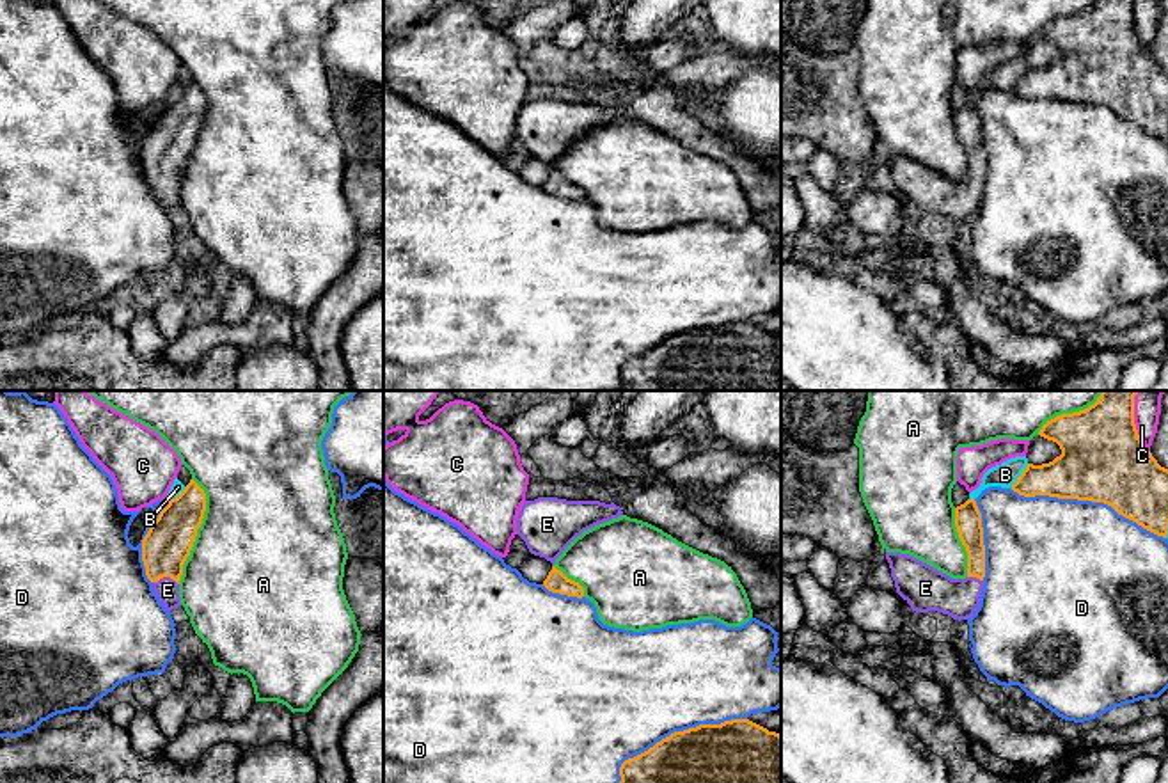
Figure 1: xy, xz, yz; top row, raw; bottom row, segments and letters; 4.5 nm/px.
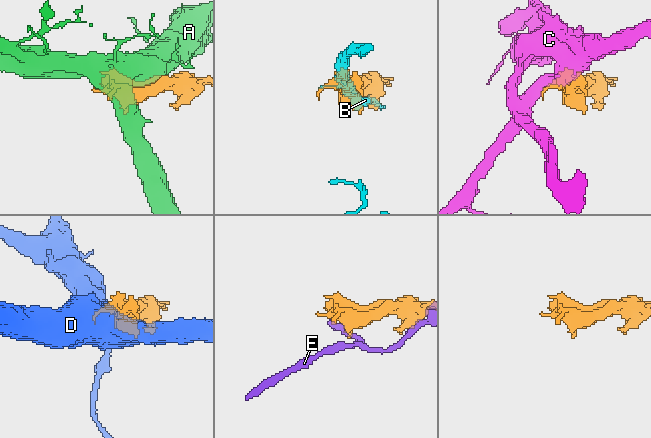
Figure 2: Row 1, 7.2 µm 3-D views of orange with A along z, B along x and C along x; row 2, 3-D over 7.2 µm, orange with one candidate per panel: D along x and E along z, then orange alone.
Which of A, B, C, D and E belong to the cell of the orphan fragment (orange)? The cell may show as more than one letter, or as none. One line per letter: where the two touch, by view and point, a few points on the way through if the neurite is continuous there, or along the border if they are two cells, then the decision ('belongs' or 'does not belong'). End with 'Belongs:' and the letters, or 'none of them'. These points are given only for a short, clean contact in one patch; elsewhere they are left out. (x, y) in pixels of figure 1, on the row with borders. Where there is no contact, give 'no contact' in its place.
A: meets orange in xy at (196, 531); does not belong
B: meets orange in yz at (1019, 476); does not belong
C: meets orange in yz at (1133, 421); does not belong
D: meets orange in yz at (1089, 499); does not belong
E: meets orange in xy at (165, 576); runs through xy (169, 540), (165, 547), (165, 576), (167, 590); belongs
Belongs: E

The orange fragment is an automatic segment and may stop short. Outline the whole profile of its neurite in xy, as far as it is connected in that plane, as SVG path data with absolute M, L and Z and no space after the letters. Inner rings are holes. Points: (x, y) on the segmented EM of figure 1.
M190 479L160 511L142 540L142 561L153 589L167 611L181 605L179 581L206 511L204 490Z

